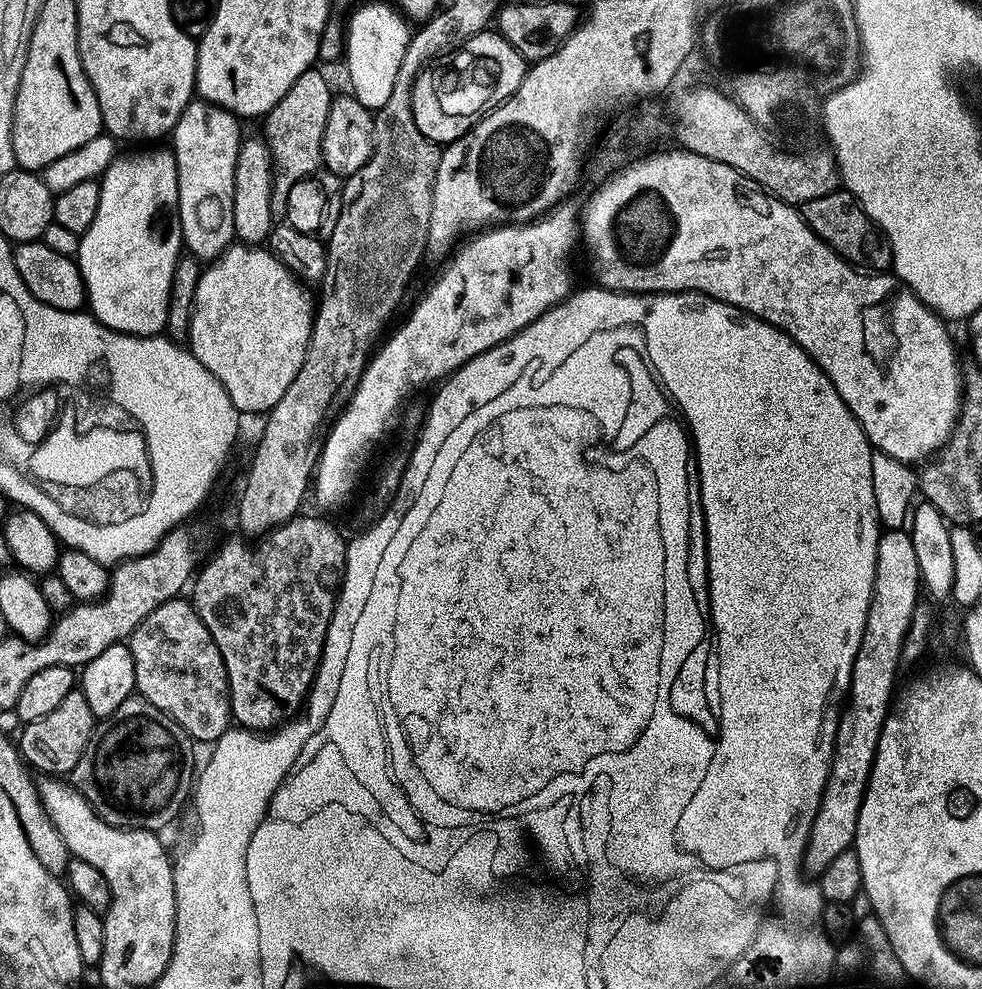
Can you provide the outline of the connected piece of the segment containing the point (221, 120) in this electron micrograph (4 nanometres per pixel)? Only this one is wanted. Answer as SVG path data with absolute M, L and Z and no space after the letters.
M193 98L170 133L170 151L176 157L176 177L180 187L178 220L182 244L191 255L204 262L215 260L233 243L236 234L234 166L242 143L240 124L233 112L208 100Z

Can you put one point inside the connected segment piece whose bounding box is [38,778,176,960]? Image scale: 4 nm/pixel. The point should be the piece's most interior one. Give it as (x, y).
(139, 873)

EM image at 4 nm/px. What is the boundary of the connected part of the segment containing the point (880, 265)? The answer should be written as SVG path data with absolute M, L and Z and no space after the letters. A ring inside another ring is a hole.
M837 190L822 198L814 198L802 205L802 220L812 227L812 236L822 238L824 244L829 244L832 250L843 256L853 266L867 266L873 273L880 274L892 266L892 247L887 238L868 217L862 205L859 204L847 190Z

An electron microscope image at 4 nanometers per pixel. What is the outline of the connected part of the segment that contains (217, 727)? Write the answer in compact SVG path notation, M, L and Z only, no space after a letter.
M179 596L162 603L139 623L126 643L134 660L136 692L139 695L174 717L197 743L213 744L228 731L232 724L228 663L222 658L212 634L204 626L189 599Z

